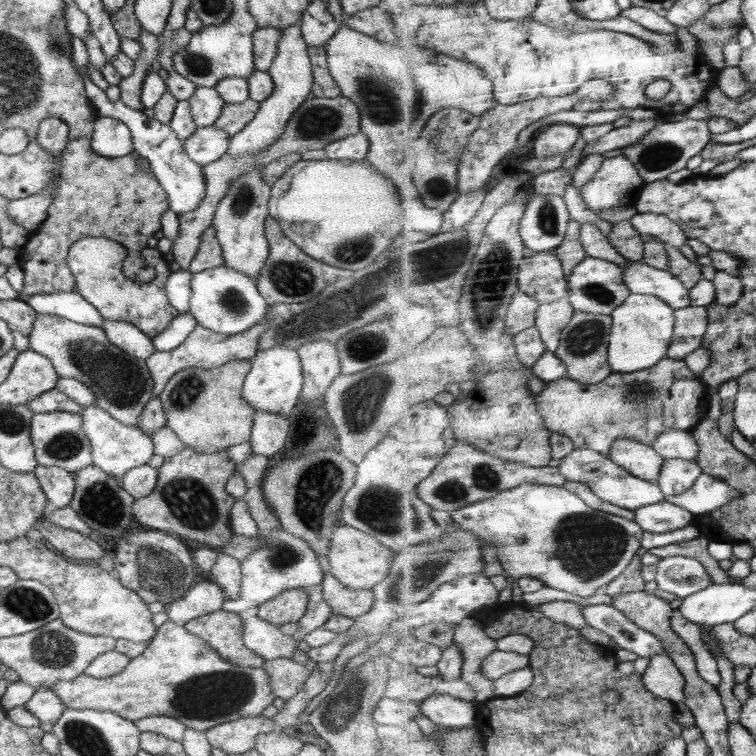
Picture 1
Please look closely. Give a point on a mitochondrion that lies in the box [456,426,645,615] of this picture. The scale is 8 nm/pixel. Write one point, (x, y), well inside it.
(587, 546)

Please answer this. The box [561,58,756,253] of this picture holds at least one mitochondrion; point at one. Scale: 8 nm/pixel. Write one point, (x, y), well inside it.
(659, 155)

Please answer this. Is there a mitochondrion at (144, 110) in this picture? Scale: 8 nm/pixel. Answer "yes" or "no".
no

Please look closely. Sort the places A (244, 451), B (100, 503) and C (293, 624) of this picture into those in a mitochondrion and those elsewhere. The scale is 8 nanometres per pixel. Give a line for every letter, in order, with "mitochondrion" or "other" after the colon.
A: other
B: mitochondrion
C: other

